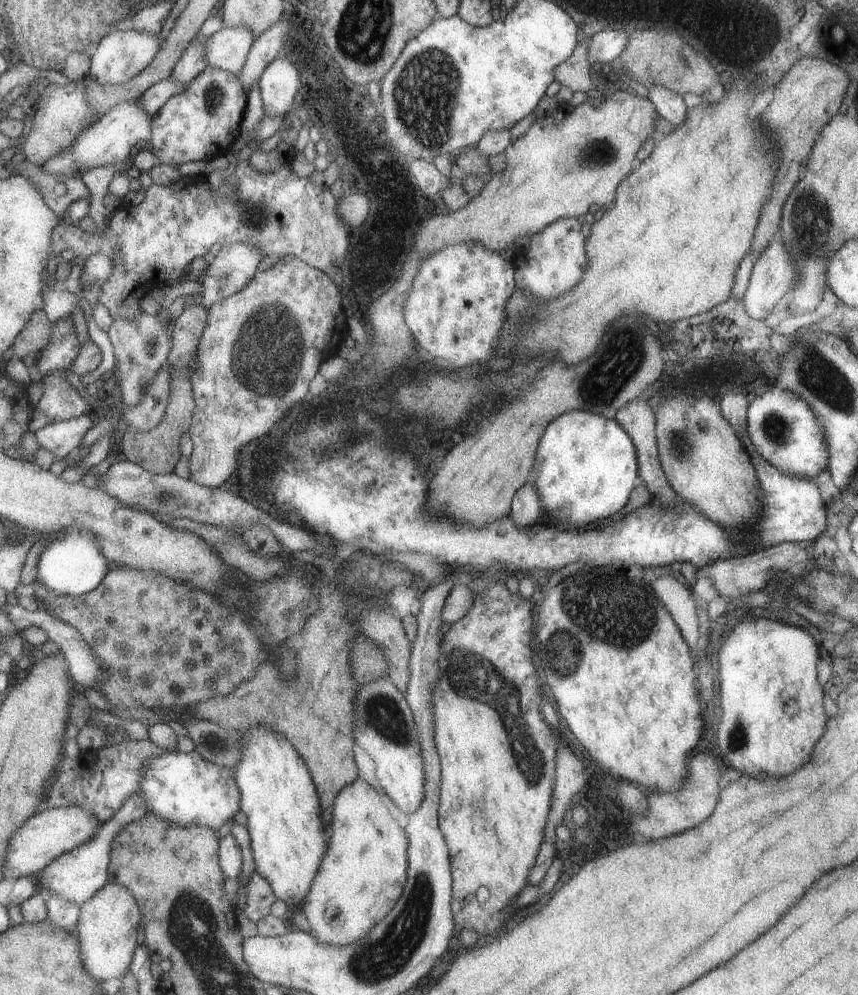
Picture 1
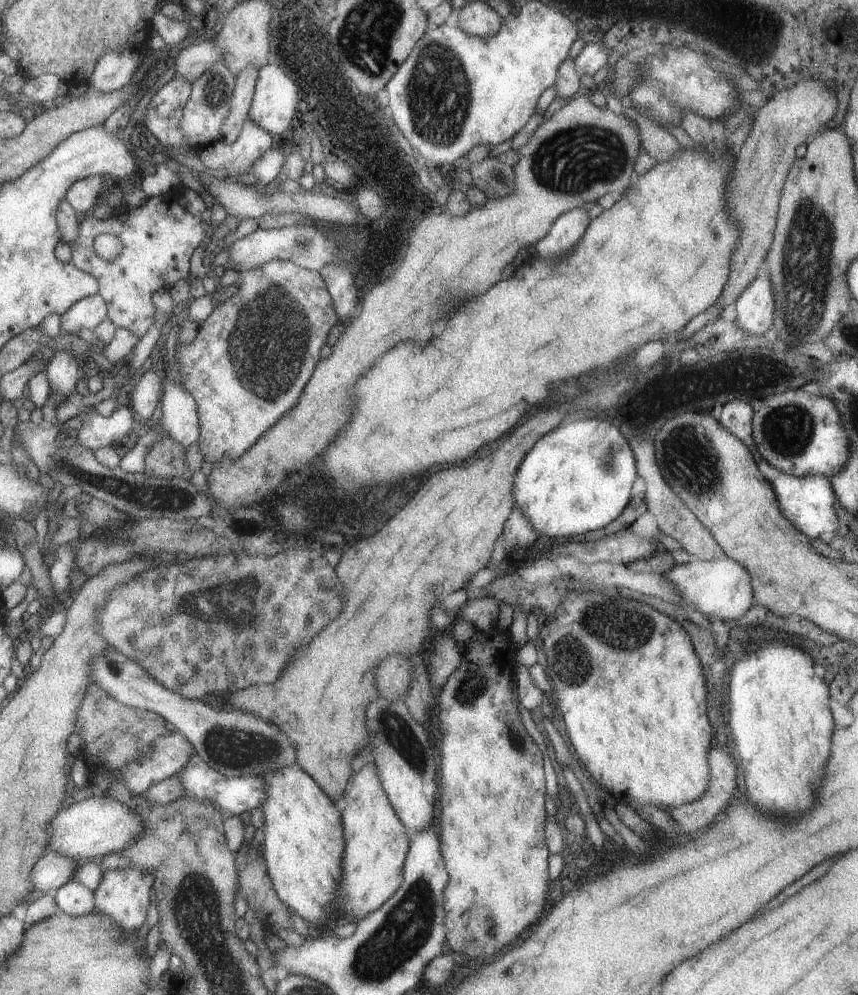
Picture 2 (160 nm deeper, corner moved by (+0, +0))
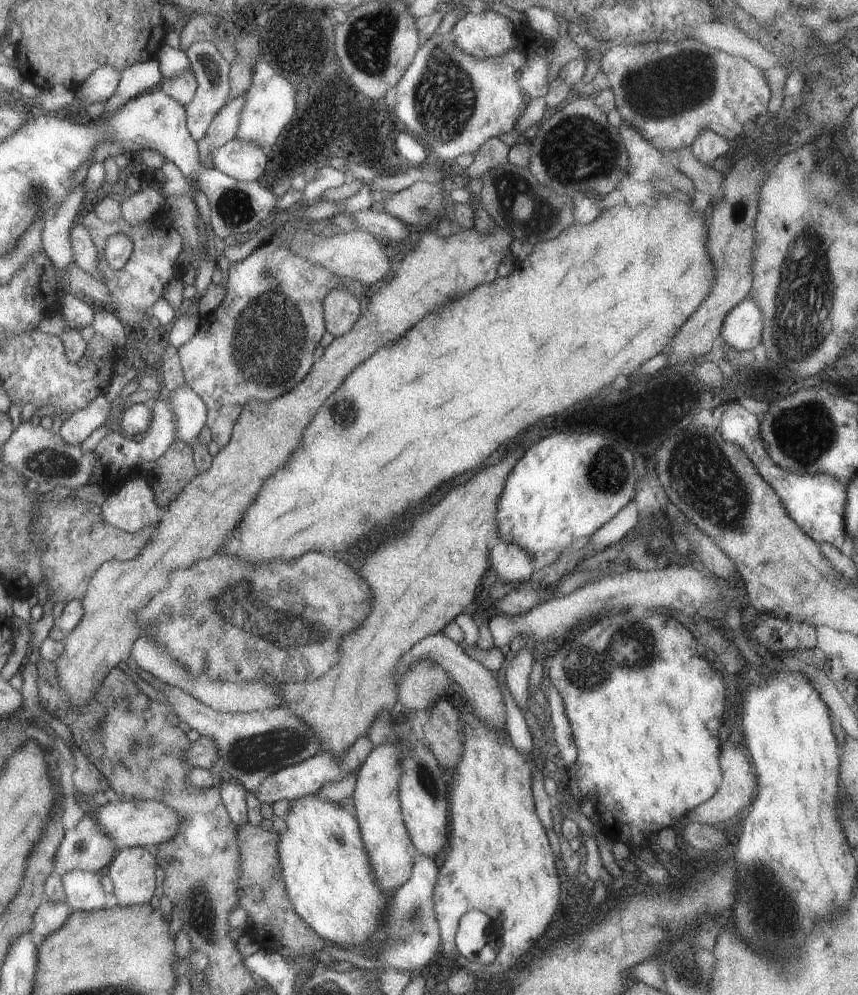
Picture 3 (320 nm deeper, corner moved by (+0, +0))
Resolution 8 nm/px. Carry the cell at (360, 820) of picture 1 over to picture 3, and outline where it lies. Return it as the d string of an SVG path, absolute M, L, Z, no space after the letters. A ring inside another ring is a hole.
M393 741L374 746L365 762L356 772L356 785L353 791L354 810L359 825L361 840L368 854L373 874L383 892L391 894L412 874L412 866L419 853L409 838L402 821L398 799L398 782L402 773L400 765L401 744Z

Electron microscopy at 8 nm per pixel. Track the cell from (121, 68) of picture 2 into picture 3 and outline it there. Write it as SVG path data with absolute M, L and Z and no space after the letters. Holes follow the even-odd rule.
M109 65L96 68L79 87L75 88L75 109L83 109L87 104L106 101L114 93L119 73Z

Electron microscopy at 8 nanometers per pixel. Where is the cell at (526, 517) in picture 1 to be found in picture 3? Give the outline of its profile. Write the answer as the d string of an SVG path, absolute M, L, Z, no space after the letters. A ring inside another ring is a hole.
M500 541L491 548L488 557L489 568L492 568L496 580L501 583L525 582L534 571L531 565L533 557L513 543Z

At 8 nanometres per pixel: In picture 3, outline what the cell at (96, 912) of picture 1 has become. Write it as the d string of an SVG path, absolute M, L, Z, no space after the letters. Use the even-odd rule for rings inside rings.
M134 846L117 850L104 871L111 879L116 904L122 907L149 903L155 890L155 866L152 846Z

